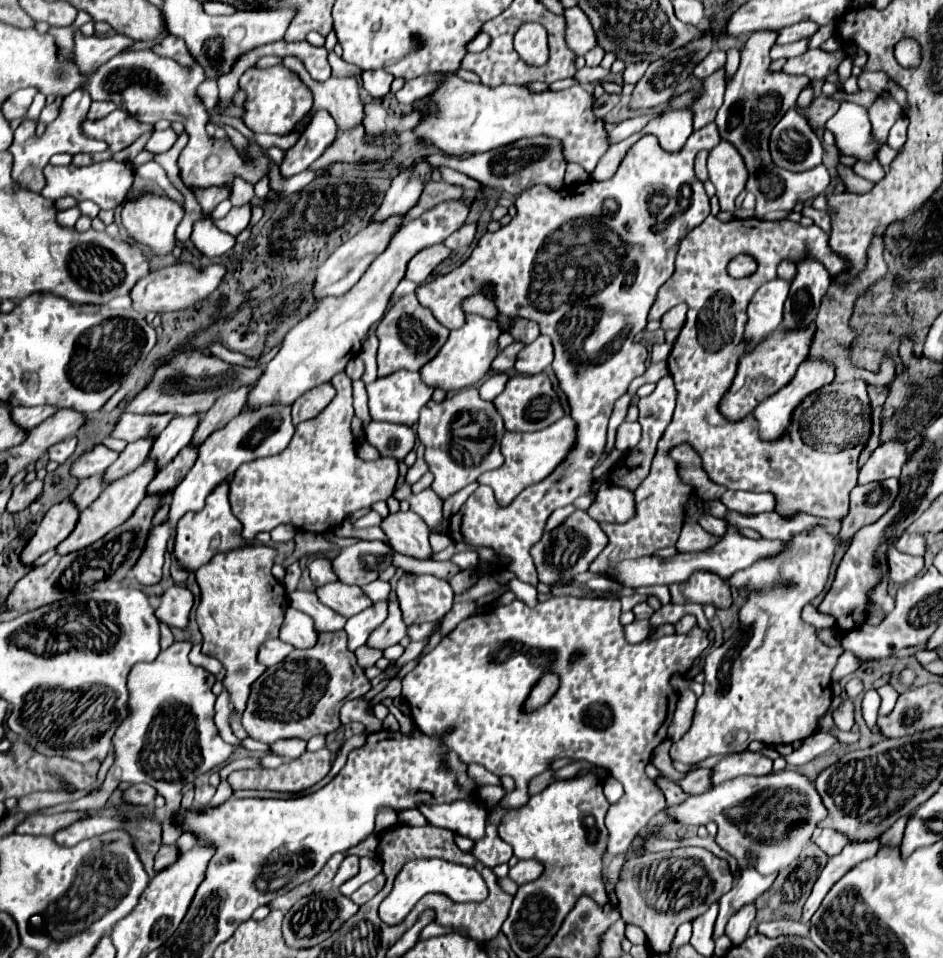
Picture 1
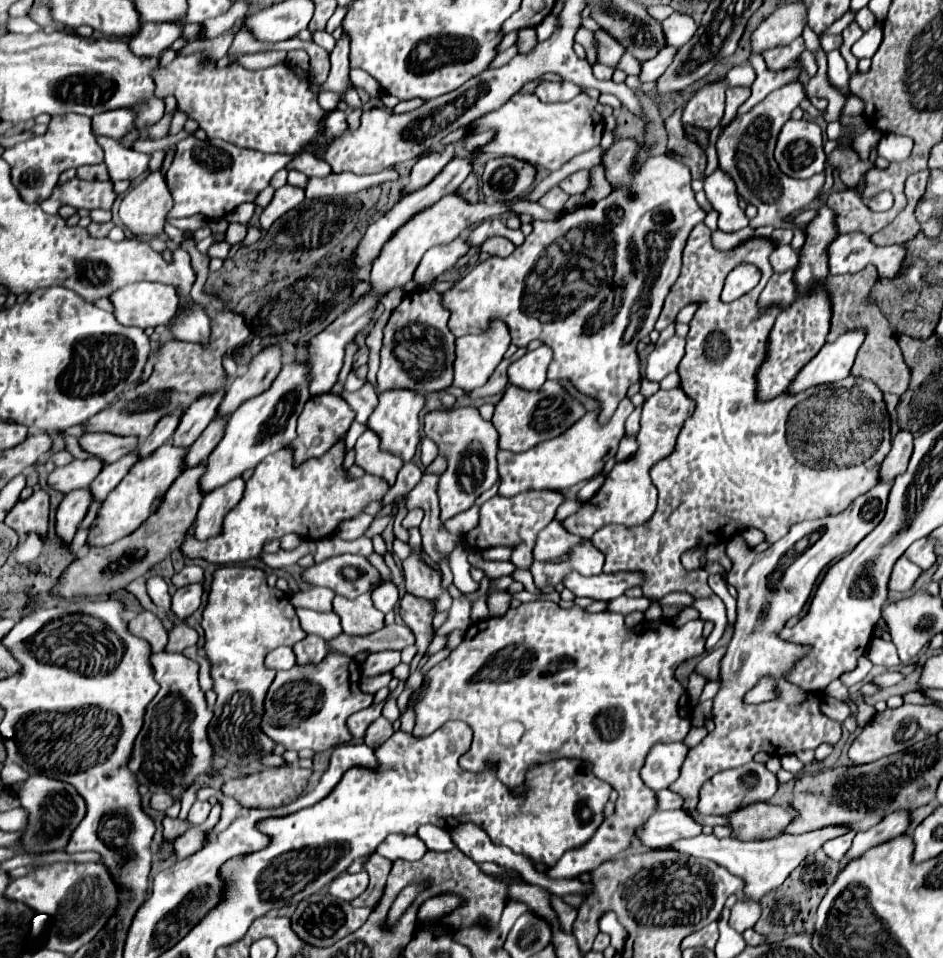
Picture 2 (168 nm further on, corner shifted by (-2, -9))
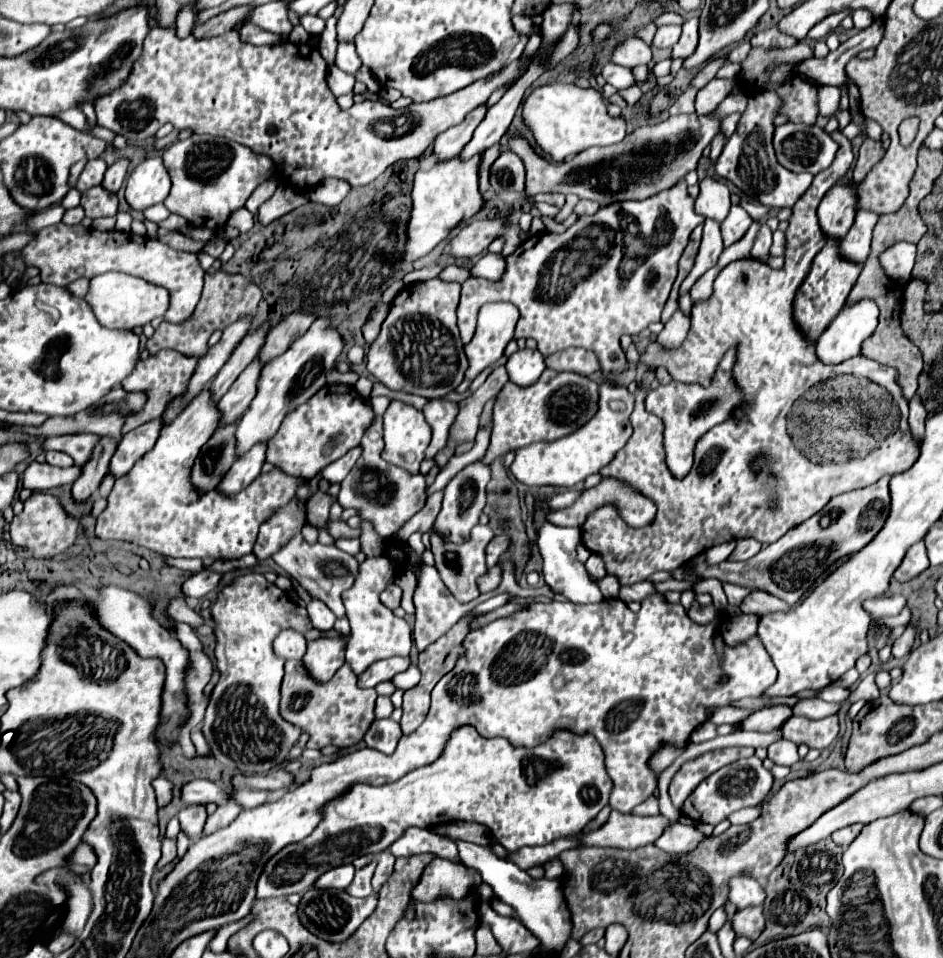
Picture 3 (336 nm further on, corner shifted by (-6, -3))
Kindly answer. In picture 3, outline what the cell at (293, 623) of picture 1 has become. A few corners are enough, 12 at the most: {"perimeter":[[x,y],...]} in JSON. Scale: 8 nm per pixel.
{"perimeter":[[338,637],[308,643],[304,667],[318,683],[344,665]]}

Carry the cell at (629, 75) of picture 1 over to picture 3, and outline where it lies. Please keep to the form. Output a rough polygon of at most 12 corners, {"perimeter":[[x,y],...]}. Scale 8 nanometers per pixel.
{"perimeter":[[698,17],[684,21],[672,57],[686,59],[698,45]]}

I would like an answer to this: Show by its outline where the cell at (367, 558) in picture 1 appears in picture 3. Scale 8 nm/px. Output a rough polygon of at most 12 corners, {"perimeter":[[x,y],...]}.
{"perimeter":[[296,533],[272,559],[344,617],[342,593],[358,563]]}

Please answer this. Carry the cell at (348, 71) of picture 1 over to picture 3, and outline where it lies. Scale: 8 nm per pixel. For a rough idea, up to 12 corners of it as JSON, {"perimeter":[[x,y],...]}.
{"perimeter":[[318,15],[300,17],[310,35],[324,31],[324,21]]}

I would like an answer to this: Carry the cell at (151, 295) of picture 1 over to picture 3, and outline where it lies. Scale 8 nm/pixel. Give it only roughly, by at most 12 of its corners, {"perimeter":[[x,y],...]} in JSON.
{"perimeter":[[126,273],[90,279],[100,325],[132,329],[162,317],[168,291]]}

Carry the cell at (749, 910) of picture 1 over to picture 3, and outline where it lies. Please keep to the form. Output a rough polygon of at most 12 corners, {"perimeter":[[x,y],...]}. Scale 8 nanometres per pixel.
{"perimeter":[[748,875],[730,879],[728,901],[744,909],[764,903],[764,889]]}

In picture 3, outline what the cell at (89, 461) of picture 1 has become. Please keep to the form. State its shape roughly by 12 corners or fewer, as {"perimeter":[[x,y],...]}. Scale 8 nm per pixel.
{"perimeter":[[32,461],[22,473],[22,487],[48,491],[72,483],[78,465],[60,469]]}

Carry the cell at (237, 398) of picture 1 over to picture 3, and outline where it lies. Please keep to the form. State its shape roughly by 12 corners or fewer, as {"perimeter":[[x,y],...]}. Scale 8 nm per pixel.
{"perimeter":[[290,313],[268,331],[260,359],[284,353],[314,323],[314,313]]}

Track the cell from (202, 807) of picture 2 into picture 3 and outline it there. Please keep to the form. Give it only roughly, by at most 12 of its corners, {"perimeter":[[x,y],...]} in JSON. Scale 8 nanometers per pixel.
{"perimeter":[[188,805],[178,813],[180,829],[196,839],[206,823],[206,807]]}

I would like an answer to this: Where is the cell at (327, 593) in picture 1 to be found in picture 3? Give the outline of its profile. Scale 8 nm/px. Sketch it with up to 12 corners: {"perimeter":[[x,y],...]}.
{"perimeter":[[386,557],[358,565],[342,599],[352,633],[346,663],[374,661],[412,649],[412,629],[380,603],[394,581]]}

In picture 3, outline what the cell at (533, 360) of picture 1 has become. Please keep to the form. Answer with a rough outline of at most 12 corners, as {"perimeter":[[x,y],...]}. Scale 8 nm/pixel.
{"perimeter":[[520,349],[508,359],[510,381],[528,387],[542,375],[542,353]]}

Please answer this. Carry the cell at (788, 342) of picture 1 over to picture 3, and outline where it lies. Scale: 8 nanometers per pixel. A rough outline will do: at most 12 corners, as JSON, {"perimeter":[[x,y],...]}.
{"perimeter":[[828,239],[796,293],[794,319],[818,339],[862,265]]}

